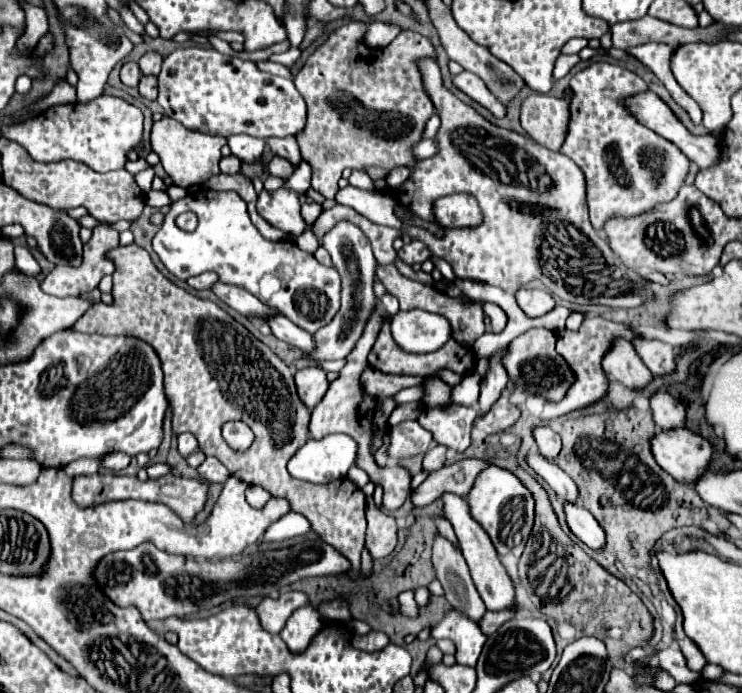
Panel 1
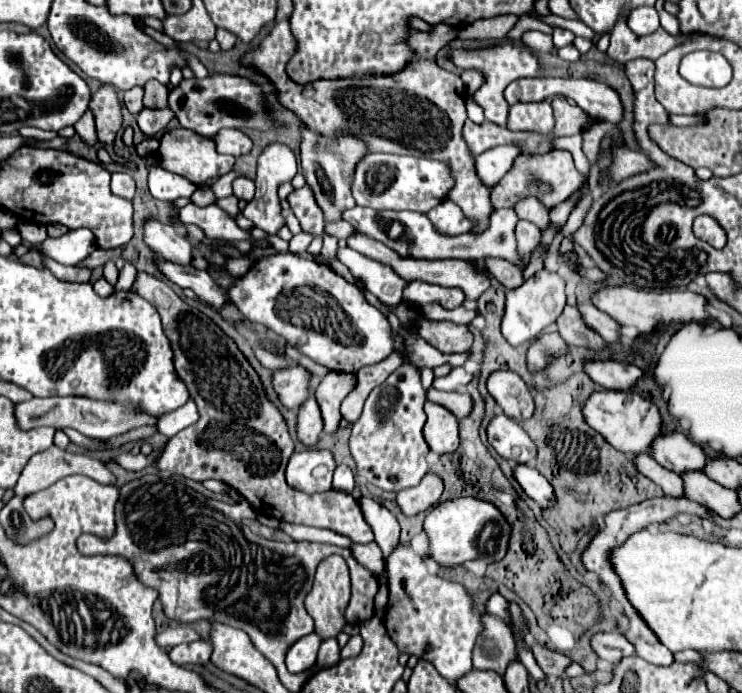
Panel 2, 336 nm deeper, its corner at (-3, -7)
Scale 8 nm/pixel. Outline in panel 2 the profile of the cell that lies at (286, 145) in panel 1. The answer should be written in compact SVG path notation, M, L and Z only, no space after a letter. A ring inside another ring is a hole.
M303 186L297 192L291 192L287 196L287 200L289 200L293 214L297 216L299 224L301 224L301 230L309 232L313 236L321 236L323 228L325 228L325 220L323 220L321 208L317 208L317 202L313 200L311 188Z

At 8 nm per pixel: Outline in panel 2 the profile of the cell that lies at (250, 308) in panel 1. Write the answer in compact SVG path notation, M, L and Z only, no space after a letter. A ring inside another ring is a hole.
M151 216L143 224L143 242L149 244L149 248L165 260L173 260L177 264L191 264L189 240L185 240L185 236L173 226L163 224Z

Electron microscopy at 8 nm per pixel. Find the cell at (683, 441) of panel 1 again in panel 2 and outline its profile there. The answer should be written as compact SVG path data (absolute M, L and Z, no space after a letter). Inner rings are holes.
M595 390L587 398L583 406L585 422L599 432L613 448L625 452L625 454L641 454L649 452L649 444L659 436L661 432L661 416L653 402L643 398L641 394L633 390L617 392L617 390Z

